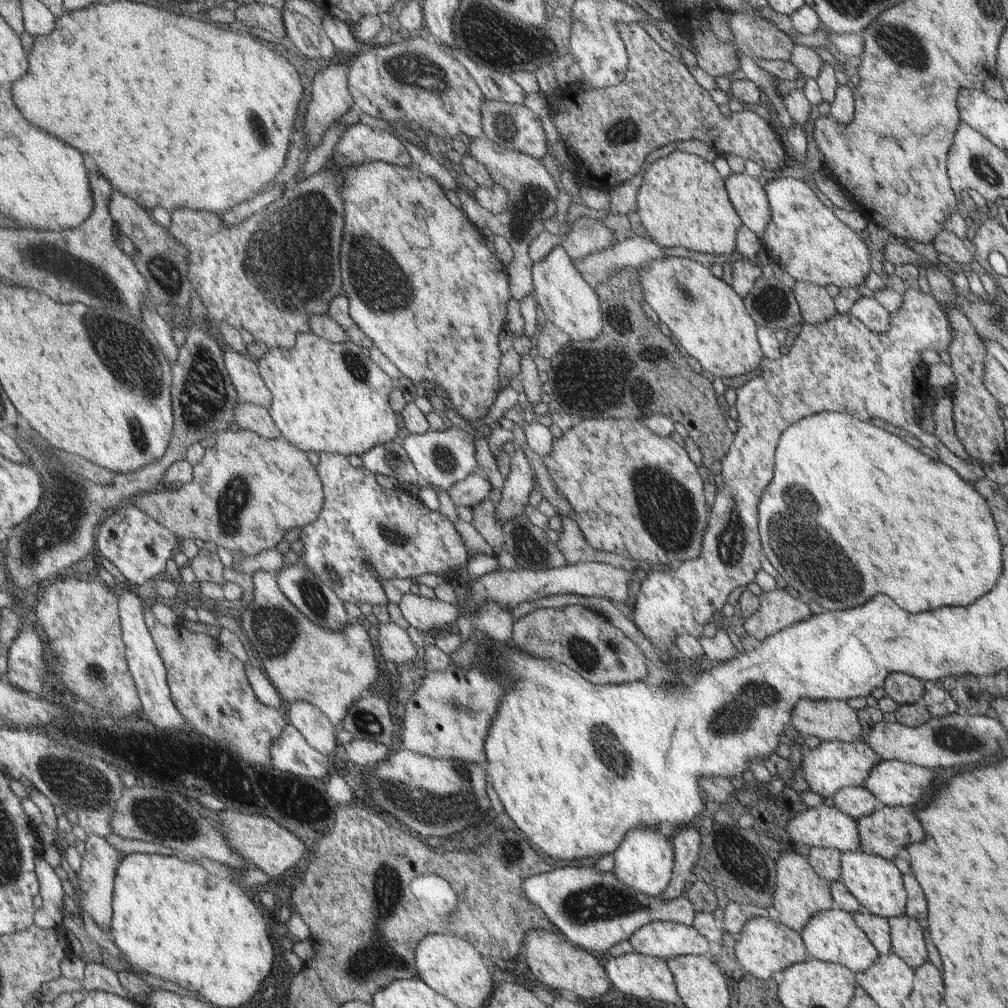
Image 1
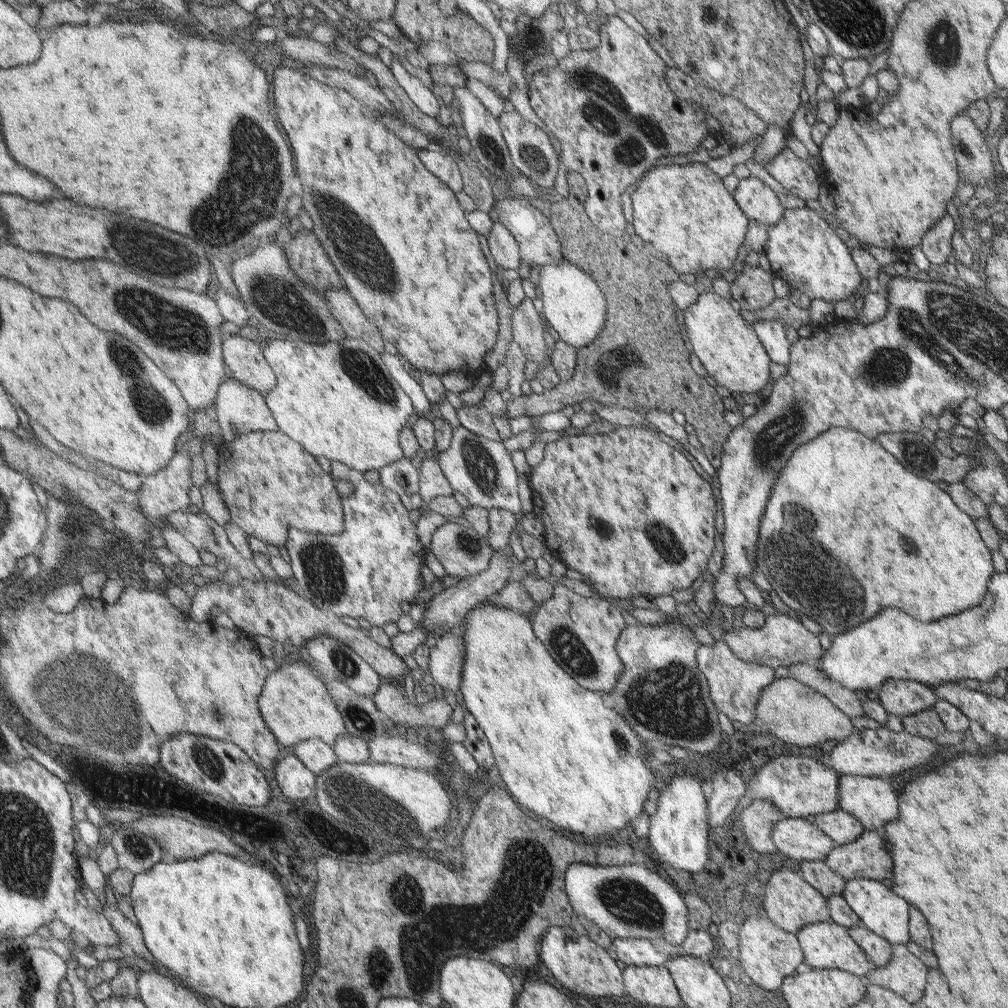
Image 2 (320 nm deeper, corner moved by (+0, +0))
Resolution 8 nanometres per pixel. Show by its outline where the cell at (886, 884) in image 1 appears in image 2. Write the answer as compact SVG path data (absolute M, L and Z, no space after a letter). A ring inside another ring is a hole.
M851 879L845 881L845 890L840 894L849 908L855 913L861 924L883 937L891 946L907 945L907 902L899 898L893 890L887 890L883 884L871 882L869 879Z

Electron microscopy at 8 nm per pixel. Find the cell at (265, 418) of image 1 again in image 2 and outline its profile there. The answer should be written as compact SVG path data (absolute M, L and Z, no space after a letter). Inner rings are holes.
M231 378L222 384L215 411L226 442L232 442L247 433L280 430L277 419L267 404L265 395L237 378Z

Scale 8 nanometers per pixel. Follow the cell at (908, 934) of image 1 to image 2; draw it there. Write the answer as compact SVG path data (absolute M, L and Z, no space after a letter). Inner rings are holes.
M907 945L893 946L893 954L883 968L875 968L864 978L865 984L875 985L905 998L907 1002L919 1002L925 988L925 966Z

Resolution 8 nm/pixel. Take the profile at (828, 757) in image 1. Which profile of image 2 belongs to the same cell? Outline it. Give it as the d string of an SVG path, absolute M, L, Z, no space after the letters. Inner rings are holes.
M779 755L761 766L745 788L753 801L767 801L778 808L784 817L804 819L805 816L821 815L838 808L838 776L830 766L813 757Z

